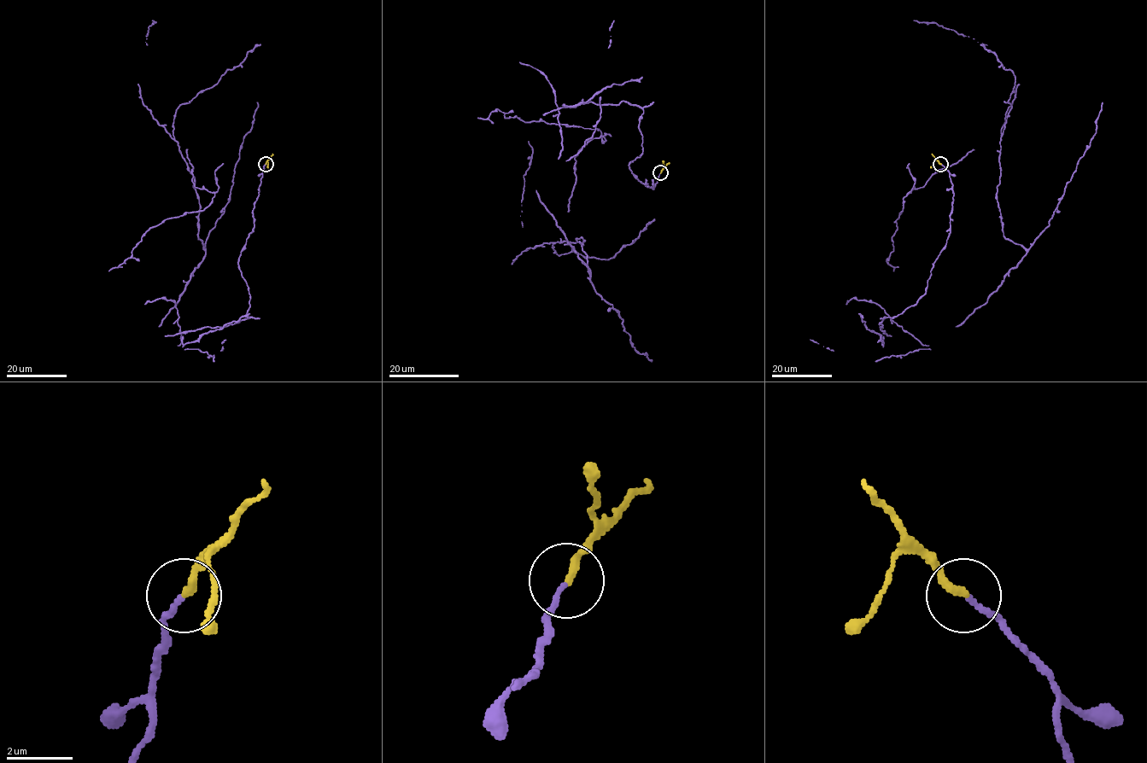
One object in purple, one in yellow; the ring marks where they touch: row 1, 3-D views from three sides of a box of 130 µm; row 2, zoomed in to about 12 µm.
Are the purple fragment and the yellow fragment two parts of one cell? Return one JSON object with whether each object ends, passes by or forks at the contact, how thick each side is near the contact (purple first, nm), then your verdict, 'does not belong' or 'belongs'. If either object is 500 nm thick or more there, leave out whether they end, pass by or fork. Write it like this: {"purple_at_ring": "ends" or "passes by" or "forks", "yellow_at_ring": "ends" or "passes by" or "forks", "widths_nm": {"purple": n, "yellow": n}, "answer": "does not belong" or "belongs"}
{"purple_at_ring": "ends", "yellow_at_ring": "ends", "widths_nm": {"purple": 150, "yellow": 240}, "answer": "does not belong"}

